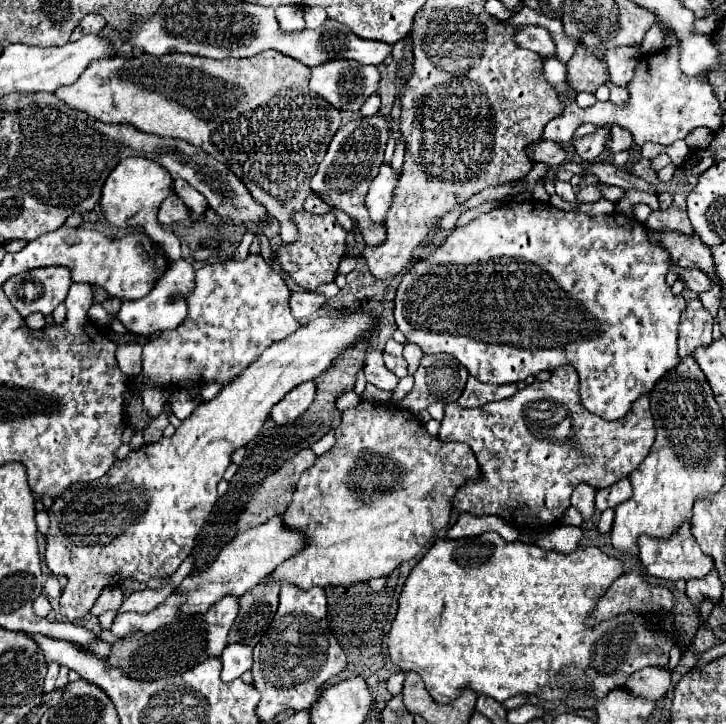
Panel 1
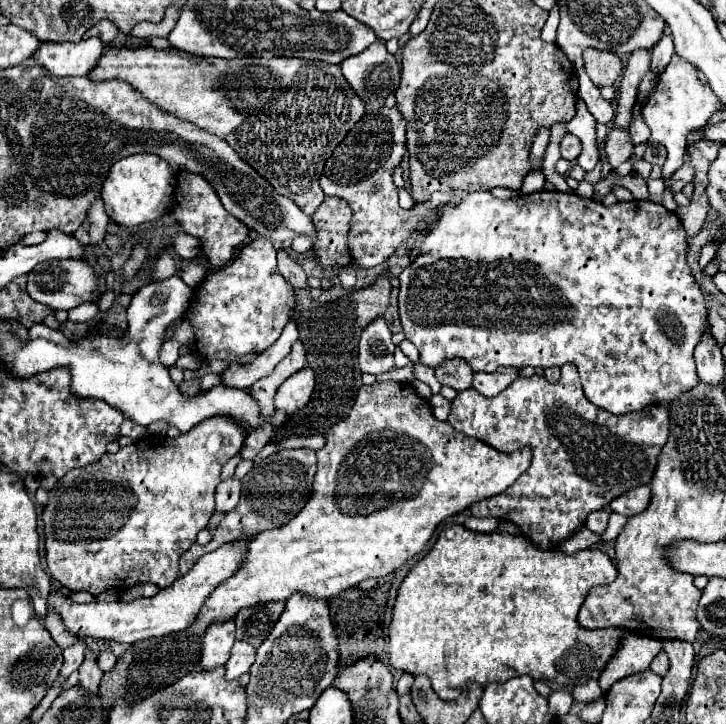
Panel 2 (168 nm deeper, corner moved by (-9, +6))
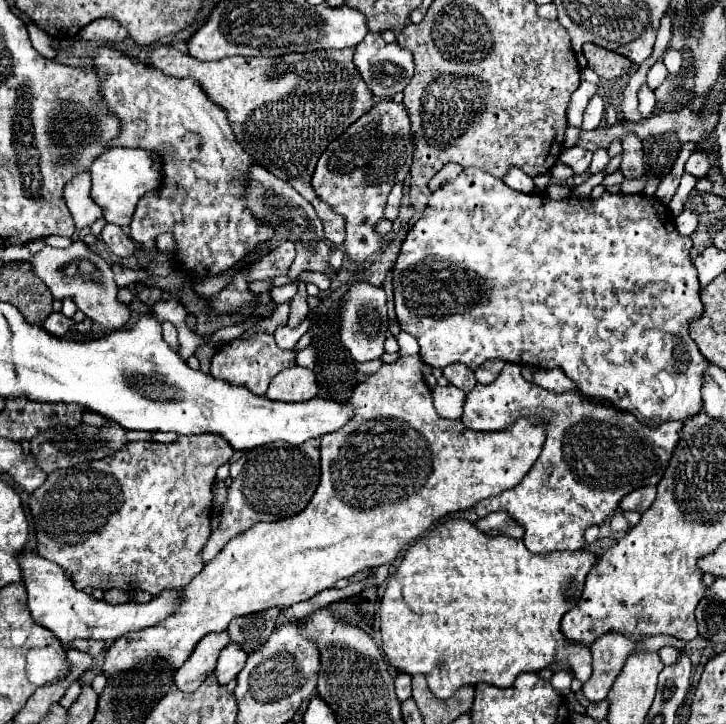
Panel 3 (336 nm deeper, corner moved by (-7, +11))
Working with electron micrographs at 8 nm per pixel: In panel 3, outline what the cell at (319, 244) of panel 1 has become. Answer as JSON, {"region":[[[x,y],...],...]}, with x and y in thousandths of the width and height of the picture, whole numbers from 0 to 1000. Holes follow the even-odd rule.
{"region":[[[438,272],[430,278],[430,283],[435,289],[435,297],[446,308],[446,327],[449,327],[449,333],[457,336],[457,338],[471,338],[471,333],[474,333],[474,302],[455,283],[449,283]]]}

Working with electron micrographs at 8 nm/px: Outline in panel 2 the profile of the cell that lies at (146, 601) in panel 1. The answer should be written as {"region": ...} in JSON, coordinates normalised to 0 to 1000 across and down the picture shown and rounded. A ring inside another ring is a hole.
{"region":[[[424,619],[383,622],[380,627],[372,627],[369,633],[358,635],[358,641],[353,638],[350,646],[333,660],[333,685],[331,685],[331,693],[325,696],[325,702],[317,704],[306,715],[289,751],[284,751],[284,754],[264,751],[264,757],[248,771],[248,790],[256,793],[278,765],[292,762],[292,760],[303,757],[306,751],[317,751],[336,740],[347,740],[361,732],[397,724],[421,699],[421,693],[430,682],[433,655],[435,655],[435,624],[424,622]]]}

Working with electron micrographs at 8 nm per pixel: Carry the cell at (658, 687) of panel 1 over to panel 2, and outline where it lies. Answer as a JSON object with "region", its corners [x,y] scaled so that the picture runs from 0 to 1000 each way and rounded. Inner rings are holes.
{"region":[[[915,898],[901,909],[901,914],[895,917],[895,925],[904,928],[906,934],[915,934],[920,928],[920,906],[915,903]]]}

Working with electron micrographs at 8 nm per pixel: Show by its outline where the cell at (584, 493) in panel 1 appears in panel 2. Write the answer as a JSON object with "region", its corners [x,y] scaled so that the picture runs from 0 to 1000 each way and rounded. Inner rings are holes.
{"region":[[[837,704],[815,707],[815,710],[807,715],[807,729],[815,732],[818,738],[832,738],[835,727],[837,727]]]}

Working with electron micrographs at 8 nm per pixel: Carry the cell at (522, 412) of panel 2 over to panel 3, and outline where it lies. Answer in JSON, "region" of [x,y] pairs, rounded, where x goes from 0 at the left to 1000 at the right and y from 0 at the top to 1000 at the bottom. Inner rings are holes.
{"region":[[[697,501],[694,512],[680,529],[656,532],[647,543],[642,543],[634,581],[650,595],[694,595],[702,593],[716,576],[730,573],[741,573],[752,581],[752,612],[738,637],[738,648],[730,648],[711,673],[661,692],[653,706],[658,714],[669,714],[678,706],[697,706],[713,725],[722,728],[722,753],[733,764],[802,758],[807,753],[804,733],[813,725],[826,725],[851,700],[862,681],[887,670],[906,670],[939,593],[937,581],[915,581],[904,590],[893,590],[865,568],[807,551],[796,537],[780,543],[760,543],[747,537],[719,521],[713,501]]]}

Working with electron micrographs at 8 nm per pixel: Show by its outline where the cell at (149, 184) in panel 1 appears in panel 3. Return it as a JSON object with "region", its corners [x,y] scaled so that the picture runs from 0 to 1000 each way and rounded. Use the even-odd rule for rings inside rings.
{"region":[[[154,203],[129,228],[124,231],[127,239],[127,275],[140,286],[143,302],[149,308],[176,314],[190,278],[201,267],[212,267],[223,256],[223,217],[215,209],[201,206],[182,206],[182,203]]]}

